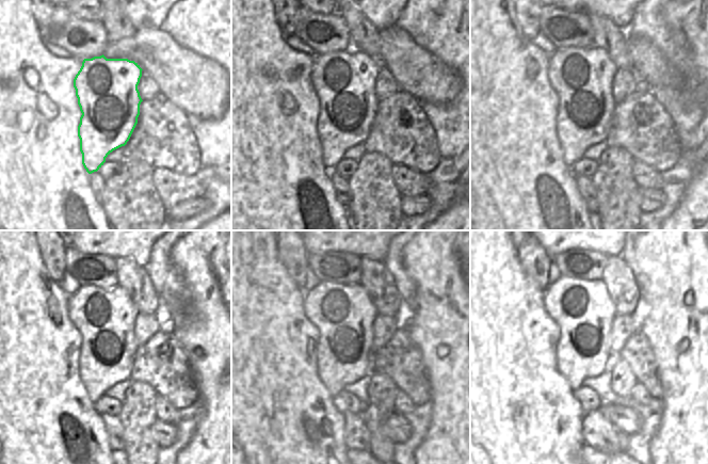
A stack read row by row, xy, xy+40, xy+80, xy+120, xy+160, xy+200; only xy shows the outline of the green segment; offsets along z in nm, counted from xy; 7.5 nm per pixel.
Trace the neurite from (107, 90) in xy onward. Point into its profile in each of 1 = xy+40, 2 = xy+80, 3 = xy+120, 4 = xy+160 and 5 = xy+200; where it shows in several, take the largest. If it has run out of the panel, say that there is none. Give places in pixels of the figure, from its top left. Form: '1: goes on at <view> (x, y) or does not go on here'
1: goes on at xy+40 (343, 82)
2: goes on at xy+80 (582, 78)
3: goes on at xy+120 (106, 318)
4: goes on at xy+160 (343, 315)
5: goes on at xy+200 (583, 310)

